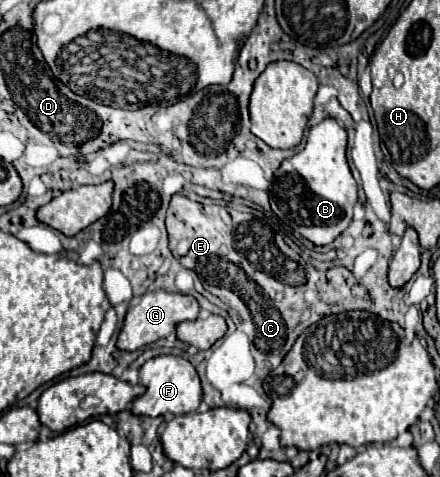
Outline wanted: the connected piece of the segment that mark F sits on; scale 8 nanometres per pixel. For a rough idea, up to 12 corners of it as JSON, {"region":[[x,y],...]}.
{"region":[[177,355],[149,359],[135,415],[197,411],[201,381]]}

